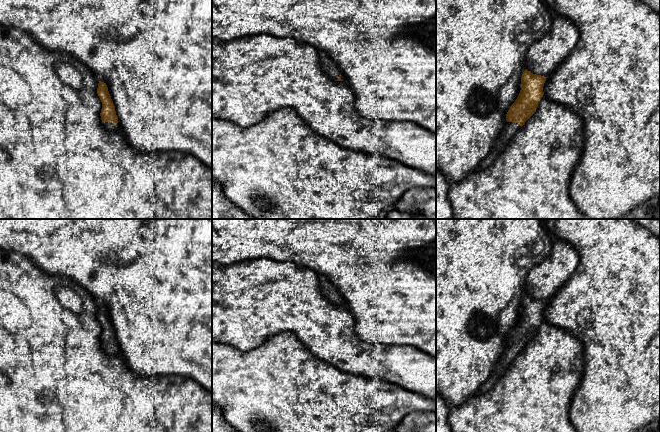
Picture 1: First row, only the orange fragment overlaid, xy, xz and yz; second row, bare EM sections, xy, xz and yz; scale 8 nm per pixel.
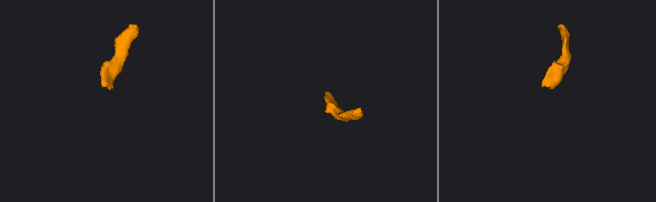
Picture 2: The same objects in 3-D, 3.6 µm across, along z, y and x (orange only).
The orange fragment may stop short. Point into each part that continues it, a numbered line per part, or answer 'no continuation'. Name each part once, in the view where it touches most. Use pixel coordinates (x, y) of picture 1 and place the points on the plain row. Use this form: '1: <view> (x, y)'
1: xy (109, 350)

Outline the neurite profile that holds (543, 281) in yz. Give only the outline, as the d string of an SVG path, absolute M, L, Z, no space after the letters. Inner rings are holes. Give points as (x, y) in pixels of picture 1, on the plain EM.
M557 239L551 253L533 269L526 279L526 293L549 300L569 280L579 263L579 254L568 242Z

